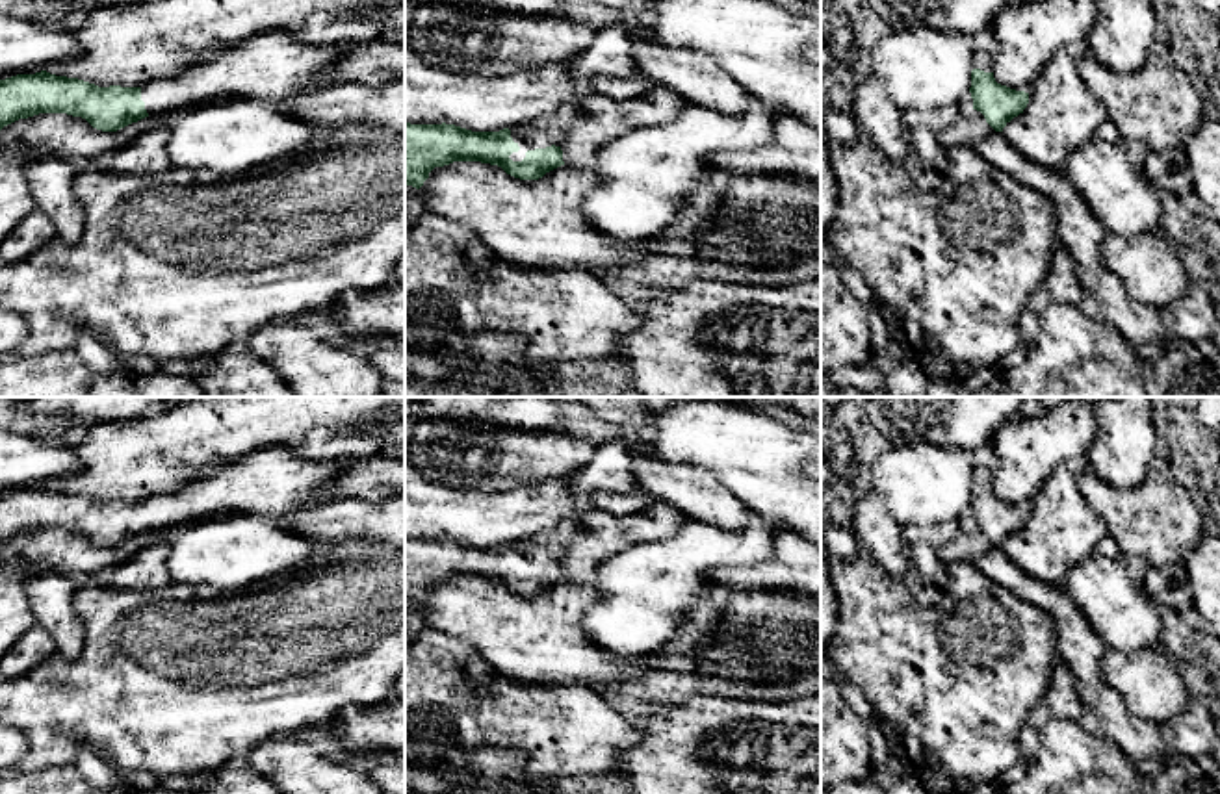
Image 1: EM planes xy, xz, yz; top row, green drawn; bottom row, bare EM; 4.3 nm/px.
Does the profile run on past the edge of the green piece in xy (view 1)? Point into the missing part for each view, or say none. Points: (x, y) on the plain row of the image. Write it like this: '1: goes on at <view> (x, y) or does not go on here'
1: goes on at xy (273, 483)

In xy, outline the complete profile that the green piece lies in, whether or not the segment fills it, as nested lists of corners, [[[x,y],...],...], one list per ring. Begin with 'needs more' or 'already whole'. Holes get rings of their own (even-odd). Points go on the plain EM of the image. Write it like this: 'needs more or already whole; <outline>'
needs more; [[[266,447],[141,503],[98,503],[46,486],[17,490],[0,495],[0,545],[39,529],[67,529],[97,545],[117,547],[149,531],[247,510],[279,525],[295,523],[299,534],[316,545],[377,540],[405,547],[405,493],[383,503],[316,499],[325,482],[355,462],[314,462],[286,447]]]

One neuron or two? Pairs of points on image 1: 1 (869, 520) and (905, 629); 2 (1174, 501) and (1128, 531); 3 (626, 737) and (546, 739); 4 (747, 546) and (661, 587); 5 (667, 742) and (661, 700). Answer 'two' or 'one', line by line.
1: two
2: one
3: one
4: one
5: two

